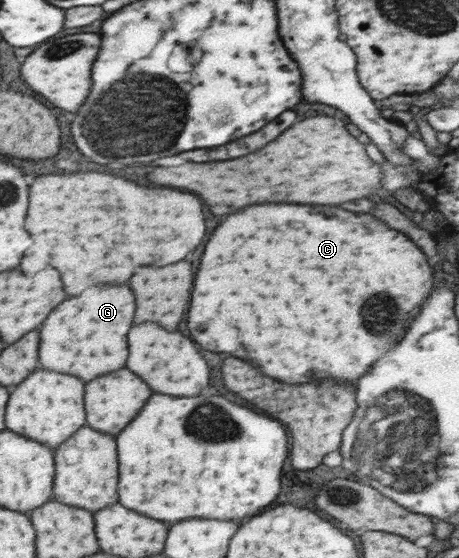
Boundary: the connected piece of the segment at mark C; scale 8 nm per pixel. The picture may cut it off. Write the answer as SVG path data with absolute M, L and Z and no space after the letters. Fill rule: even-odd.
M298 204L248 206L248 208L242 208L234 214L230 214L216 228L210 242L206 244L204 254L200 258L200 268L196 272L196 282L194 282L194 290L192 290L192 302L190 302L190 312L188 312L186 326L190 328L188 330L190 336L202 348L206 348L210 352L228 352L228 354L232 354L240 360L254 362L254 364L258 364L258 368L264 376L276 378L280 382L308 384L308 382L316 382L316 380L322 380L322 378L336 378L338 382L356 384L356 380L360 376L364 376L376 360L380 360L396 342L400 342L400 338L406 334L408 320L416 318L416 314L420 314L425 300L433 289L432 278L435 276L433 274L434 270L429 264L430 261L427 256L408 235L386 226L384 222L372 214L354 214L354 212L348 212L348 210L342 210L342 208L338 208L338 212L334 212L334 208L330 208L330 206L298 206ZM380 292L392 296L396 302L402 304L402 318L398 320L396 326L392 326L392 330L376 336L376 334L368 332L368 298L374 296L374 294L380 294Z

